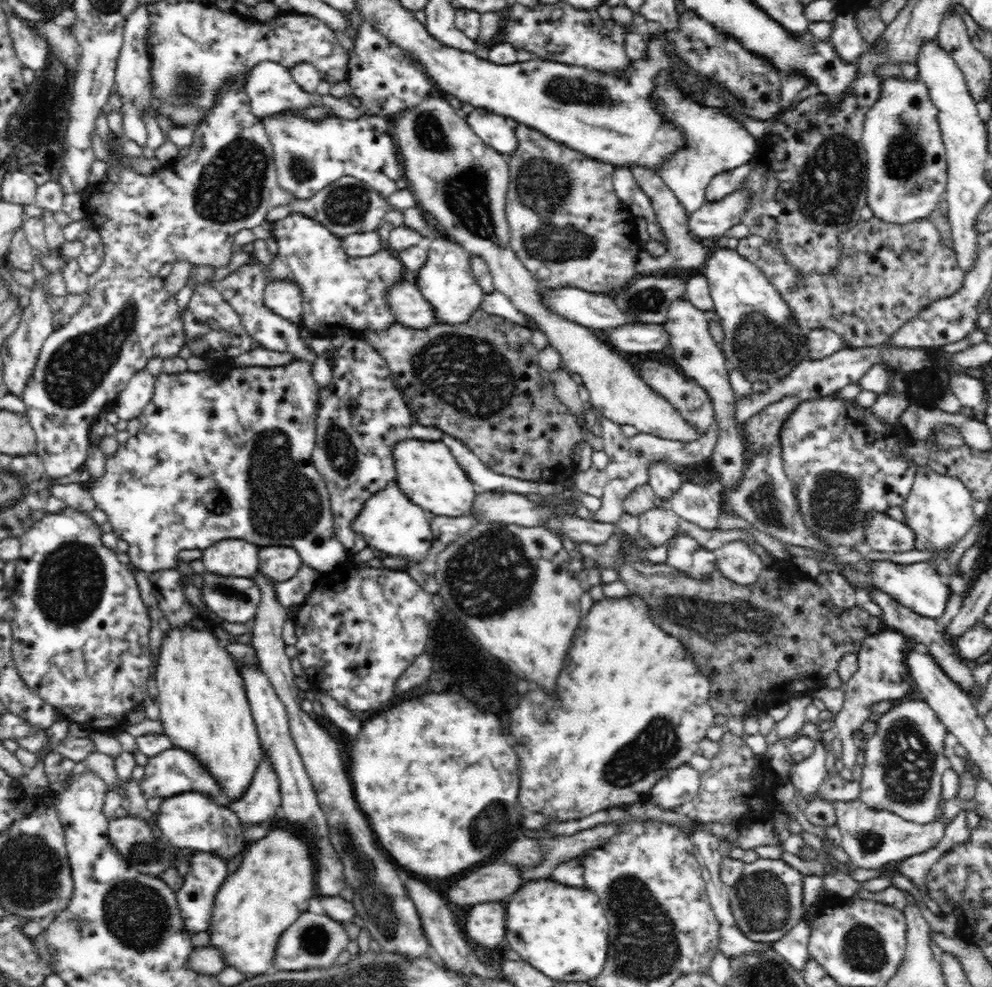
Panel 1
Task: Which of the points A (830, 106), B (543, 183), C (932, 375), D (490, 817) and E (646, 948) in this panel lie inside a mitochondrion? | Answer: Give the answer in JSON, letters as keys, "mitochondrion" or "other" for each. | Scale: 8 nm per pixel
{"A":"other","B":"mitochondrion","C":"other","D":"mitochondrion","E":"mitochondrion"}

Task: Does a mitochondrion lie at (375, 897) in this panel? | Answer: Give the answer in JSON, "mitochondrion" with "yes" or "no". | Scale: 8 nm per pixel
{"mitochondrion":"yes"}

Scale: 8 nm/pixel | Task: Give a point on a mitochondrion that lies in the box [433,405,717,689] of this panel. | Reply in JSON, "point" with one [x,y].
{"point":[497,552]}

